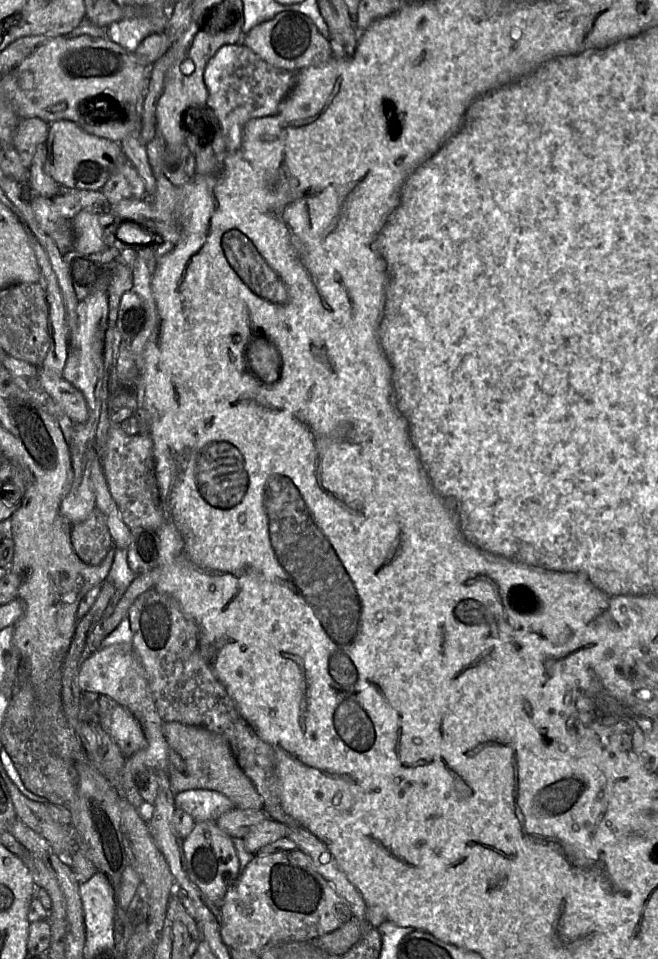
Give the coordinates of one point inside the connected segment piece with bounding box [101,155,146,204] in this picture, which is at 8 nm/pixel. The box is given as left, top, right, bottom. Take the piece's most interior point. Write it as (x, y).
(125, 183)

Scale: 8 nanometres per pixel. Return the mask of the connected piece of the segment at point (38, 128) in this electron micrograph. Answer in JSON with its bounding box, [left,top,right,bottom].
[13,118,49,168]

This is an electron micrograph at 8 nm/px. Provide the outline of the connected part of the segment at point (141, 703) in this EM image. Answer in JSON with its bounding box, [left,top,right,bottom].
[77,645,169,808]

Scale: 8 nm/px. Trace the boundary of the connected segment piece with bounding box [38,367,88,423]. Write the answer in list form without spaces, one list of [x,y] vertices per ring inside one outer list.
[[[41,367],[38,371],[41,386],[55,403],[75,423],[86,422],[88,419],[88,406],[82,392],[62,377],[47,372]]]

